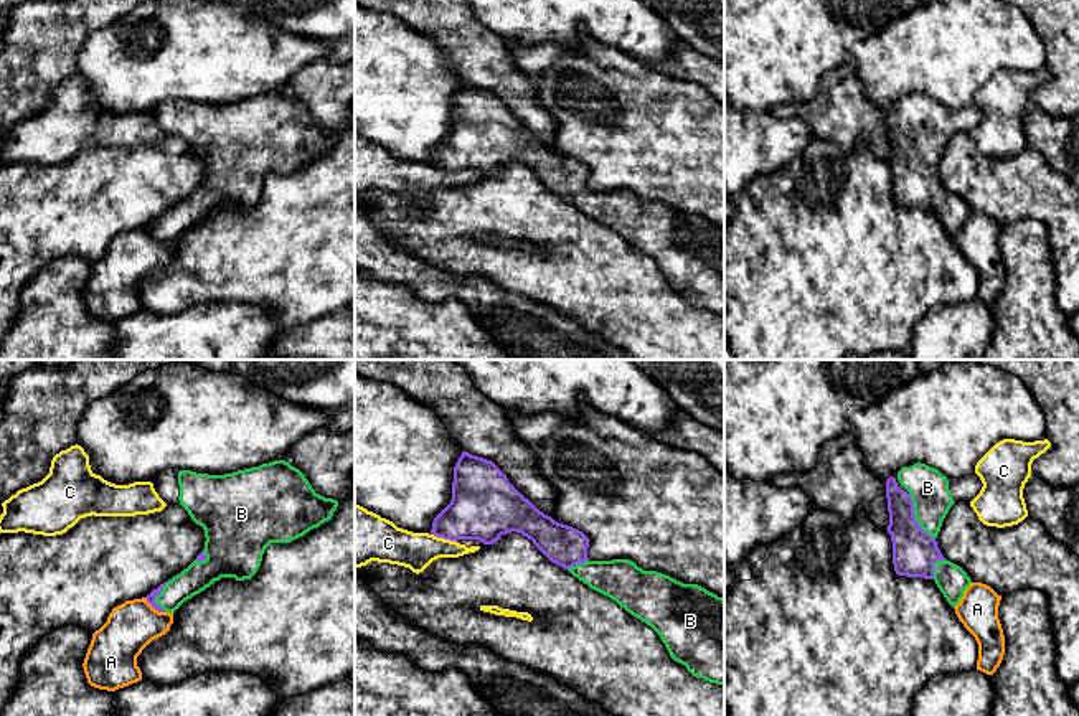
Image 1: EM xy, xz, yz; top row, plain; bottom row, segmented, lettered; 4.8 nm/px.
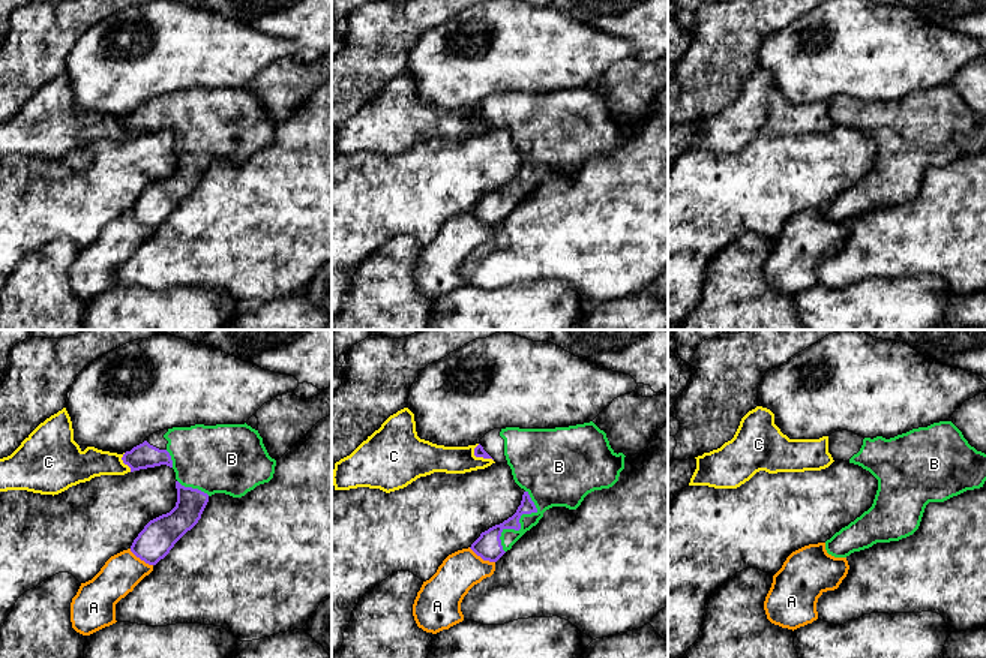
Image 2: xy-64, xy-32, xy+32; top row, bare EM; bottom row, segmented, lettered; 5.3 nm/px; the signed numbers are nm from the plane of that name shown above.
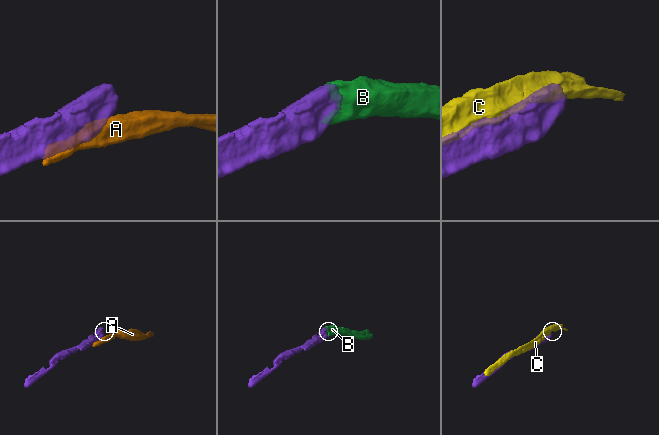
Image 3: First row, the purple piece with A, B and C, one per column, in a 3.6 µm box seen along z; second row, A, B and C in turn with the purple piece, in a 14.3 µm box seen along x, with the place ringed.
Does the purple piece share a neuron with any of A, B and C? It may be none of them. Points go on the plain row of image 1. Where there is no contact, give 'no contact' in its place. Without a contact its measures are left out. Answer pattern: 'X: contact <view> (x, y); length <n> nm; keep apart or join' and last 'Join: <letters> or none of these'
A: contact xy (155, 240); length 130 nm; keep apart
B: contact yz (914, 147); length 260 nm; join
C: contact xz (444, 169); length 130 nm; keep apart
Join: B

